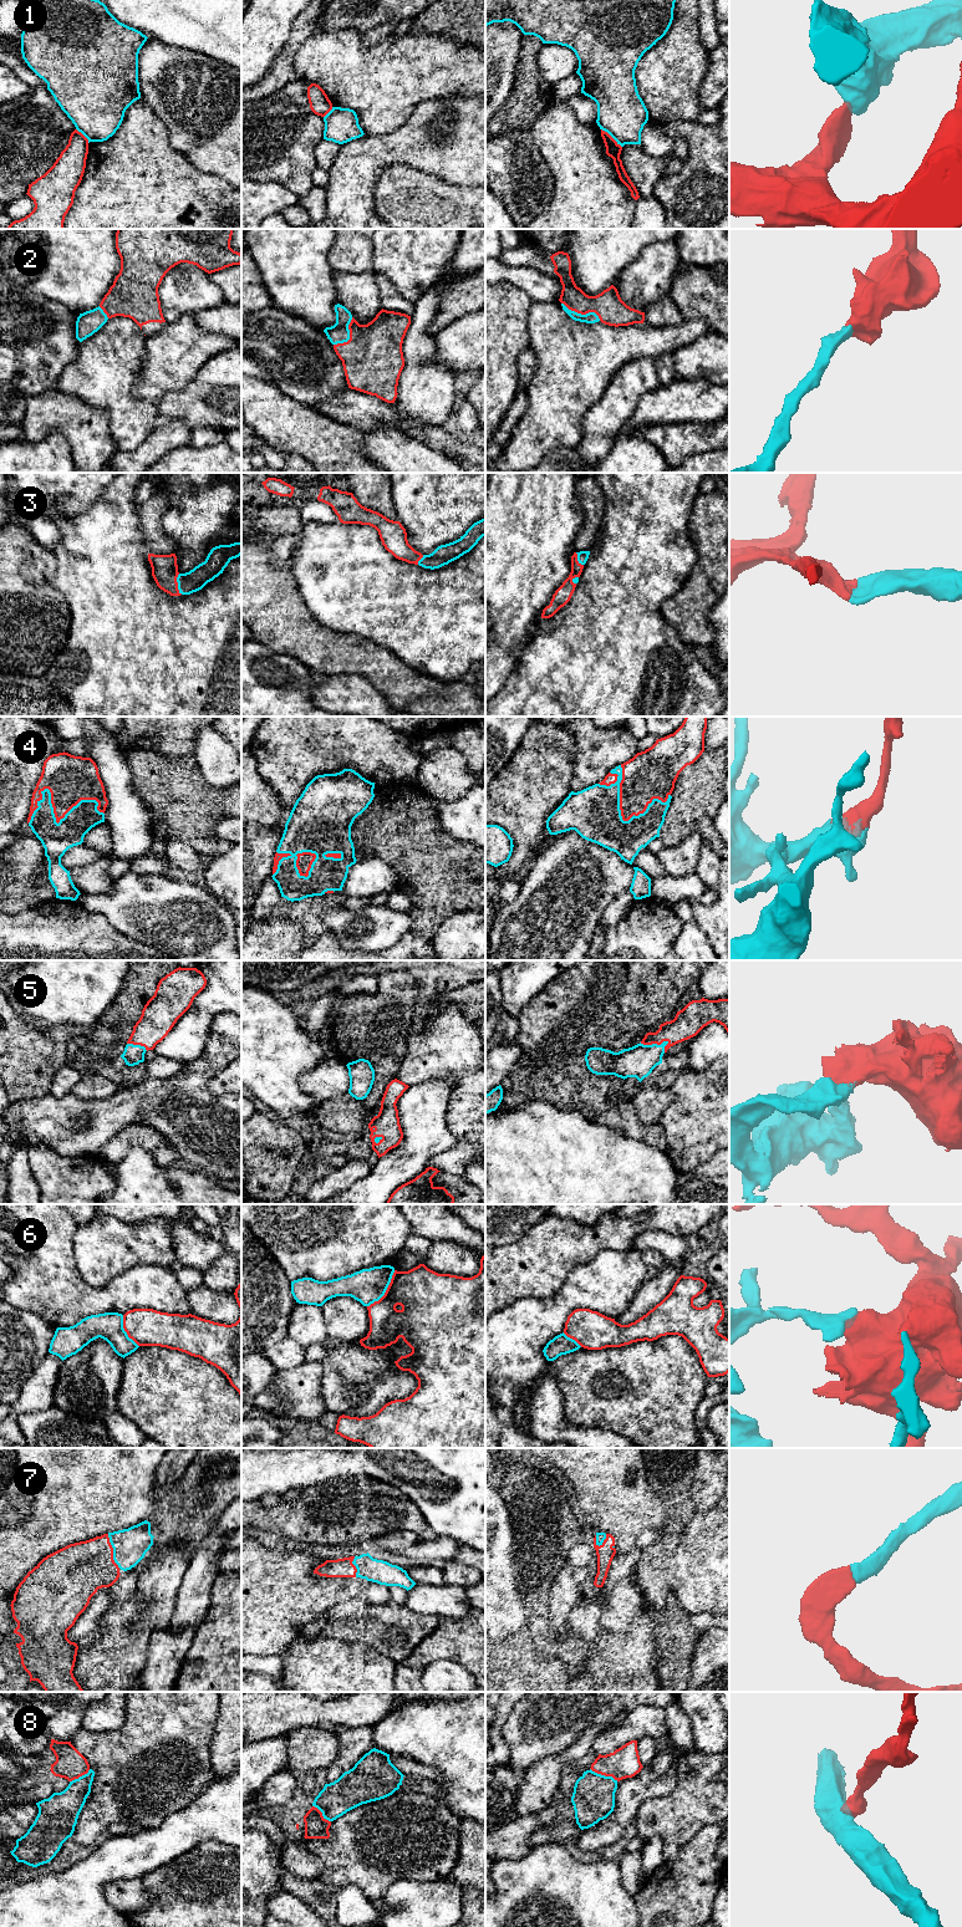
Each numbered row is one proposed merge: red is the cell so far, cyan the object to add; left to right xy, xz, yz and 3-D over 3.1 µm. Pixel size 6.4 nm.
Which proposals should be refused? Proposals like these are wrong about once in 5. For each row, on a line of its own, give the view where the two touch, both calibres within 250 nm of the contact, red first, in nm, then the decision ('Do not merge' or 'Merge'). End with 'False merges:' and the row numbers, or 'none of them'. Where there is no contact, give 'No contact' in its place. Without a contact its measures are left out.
1: Touches red in yz. Thickness 100 nm (red) against 320 nm. Do not merge
2: Touches red in yz. Thickness 190 nm (red) against 80 nm. Merge
3: Touches red in xy. Thickness 180 nm (red) against 140 nm. Merge
4: Touches red in xy. Thickness 300 nm (red) against 200 nm. Merge
5: Touches red in yz. Thickness 180 nm (red) against 200 nm. Merge
6: Touches red in xz. Thickness 320 nm (red) against 220 nm. Do not merge
7: Touches red in xy. Thickness 360 nm (red) against 220 nm. Merge
8: Touches red in yz. Thickness 190 nm (red) against 280 nm. Do not merge
False merges: 1, 6, 8

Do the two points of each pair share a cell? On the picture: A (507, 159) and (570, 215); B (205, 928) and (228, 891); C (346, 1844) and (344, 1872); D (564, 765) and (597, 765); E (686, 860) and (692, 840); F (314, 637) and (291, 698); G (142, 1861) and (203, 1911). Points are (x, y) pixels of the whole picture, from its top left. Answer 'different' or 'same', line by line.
A: different
B: different
C: same
D: different
E: same
F: different
G: different

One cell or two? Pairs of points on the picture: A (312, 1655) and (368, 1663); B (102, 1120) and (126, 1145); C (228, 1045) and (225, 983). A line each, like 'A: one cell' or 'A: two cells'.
A: one cell
B: two cells
C: two cells

